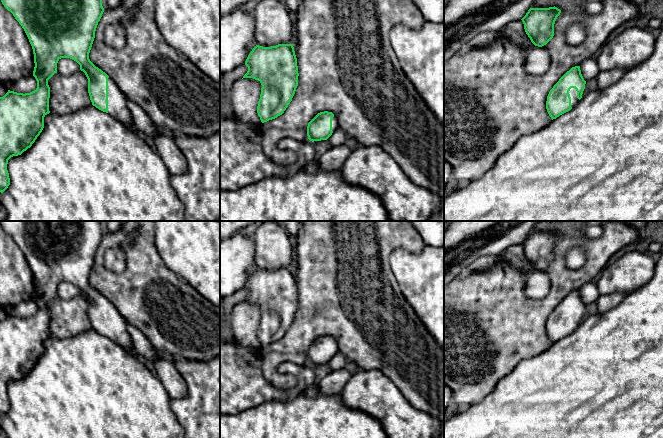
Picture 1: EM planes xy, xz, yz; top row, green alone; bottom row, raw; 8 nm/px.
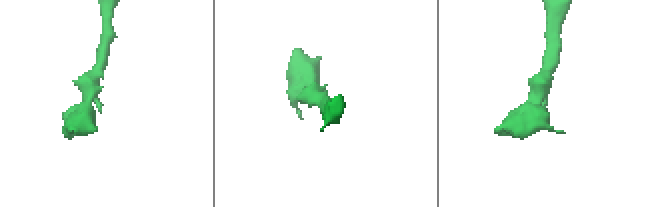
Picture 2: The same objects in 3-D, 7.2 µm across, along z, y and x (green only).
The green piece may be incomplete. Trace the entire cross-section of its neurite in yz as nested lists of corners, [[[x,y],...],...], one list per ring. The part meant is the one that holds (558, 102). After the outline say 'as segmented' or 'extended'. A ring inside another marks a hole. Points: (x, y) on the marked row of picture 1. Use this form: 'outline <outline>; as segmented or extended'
outline [[[580,66],[572,67],[559,79],[546,101],[546,109],[552,120],[570,111],[579,102],[585,84]]]; extended

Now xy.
outline [[[1,0],[24,29],[34,54],[33,76],[37,88],[30,93],[8,90],[0,97],[0,192],[10,185],[7,170],[8,160],[21,155],[32,146],[44,128],[44,117],[50,113],[50,87],[48,80],[57,73],[57,63],[61,58],[70,58],[80,65],[88,79],[88,93],[92,105],[109,113],[130,130],[135,130],[127,98],[105,72],[89,59],[95,38],[95,31],[104,8],[102,0]]]; extended

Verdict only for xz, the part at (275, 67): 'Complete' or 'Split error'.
Complete

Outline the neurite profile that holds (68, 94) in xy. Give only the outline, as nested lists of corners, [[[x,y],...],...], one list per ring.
[[[81,70],[64,76],[55,73],[49,80],[50,113],[64,115],[92,105],[88,93],[88,79]]]

